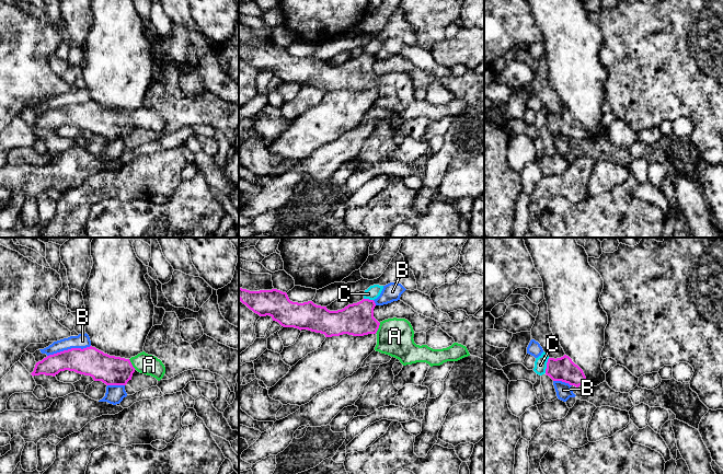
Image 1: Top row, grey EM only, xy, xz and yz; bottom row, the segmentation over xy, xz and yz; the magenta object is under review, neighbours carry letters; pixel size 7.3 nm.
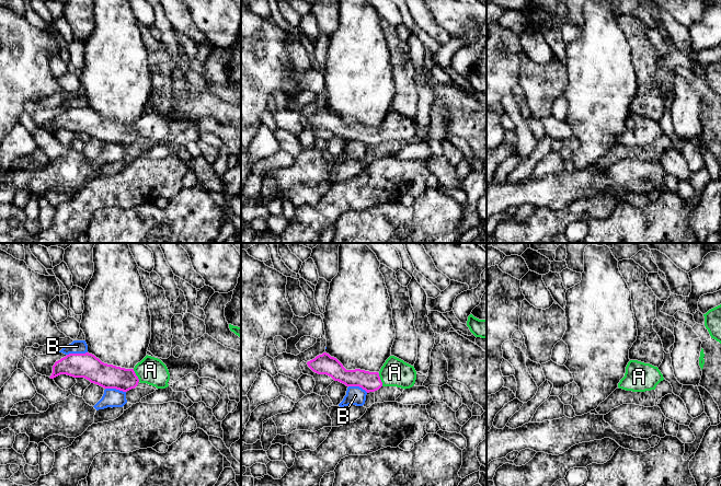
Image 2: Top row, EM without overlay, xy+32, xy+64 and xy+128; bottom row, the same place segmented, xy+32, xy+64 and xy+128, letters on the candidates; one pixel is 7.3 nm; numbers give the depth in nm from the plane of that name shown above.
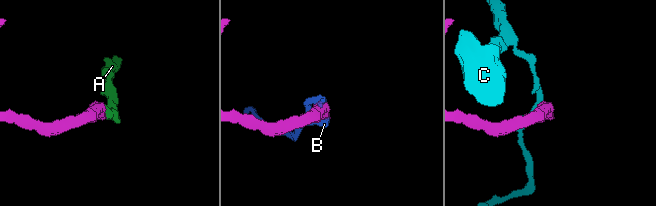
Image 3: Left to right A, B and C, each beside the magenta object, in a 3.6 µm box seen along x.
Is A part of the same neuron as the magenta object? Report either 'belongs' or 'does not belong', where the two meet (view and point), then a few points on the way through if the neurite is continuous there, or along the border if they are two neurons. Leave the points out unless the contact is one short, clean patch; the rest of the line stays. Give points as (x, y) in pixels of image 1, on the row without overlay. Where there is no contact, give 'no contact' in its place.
belongs; contact xz (378, 82); way xz (357, 73), (366, 79), (378, 82), (394, 91)

